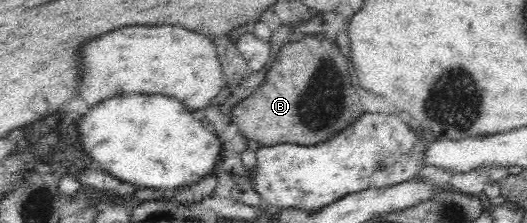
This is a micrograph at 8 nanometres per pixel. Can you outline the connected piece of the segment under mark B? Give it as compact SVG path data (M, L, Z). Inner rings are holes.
M324 34L306 35L306 38L298 42L283 45L258 90L250 97L242 99L231 110L230 119L238 126L239 135L266 146L284 143L315 145L328 140L330 136L352 124L355 118L362 114L362 104L358 98L360 95L356 94L356 88L352 88L350 84L348 62L338 48ZM308 98L314 98L314 106L308 104Z

